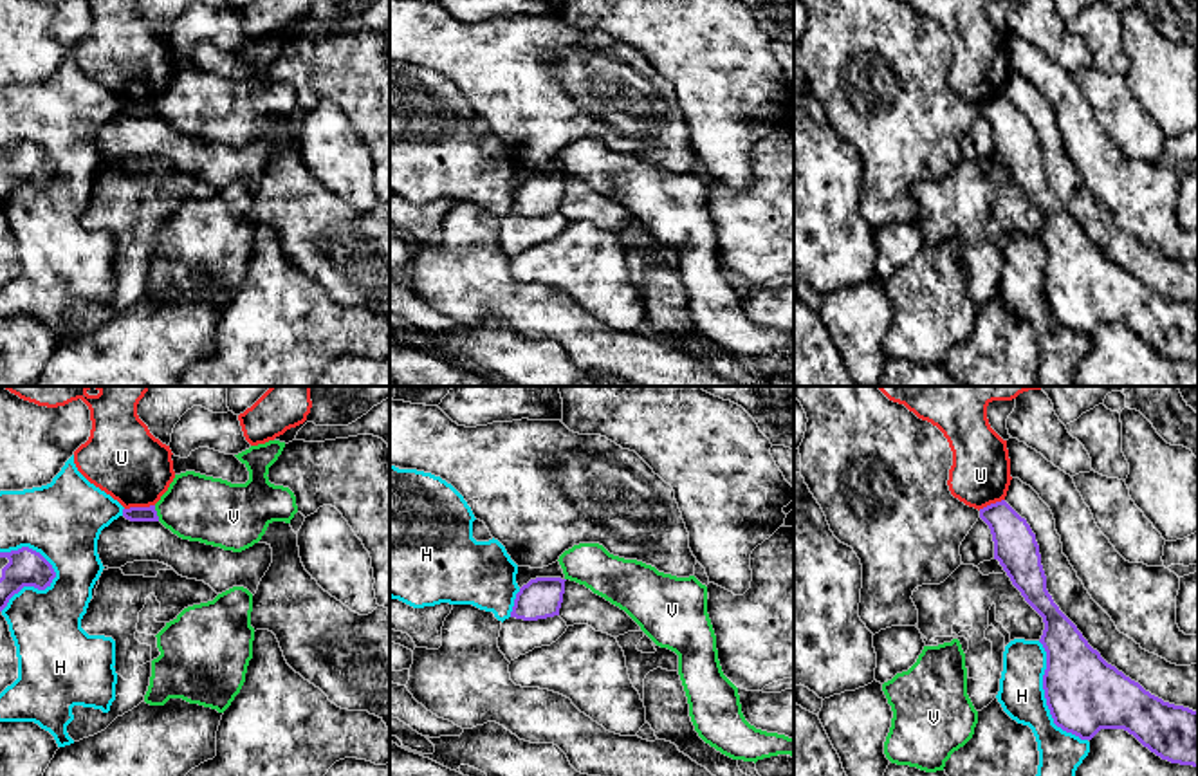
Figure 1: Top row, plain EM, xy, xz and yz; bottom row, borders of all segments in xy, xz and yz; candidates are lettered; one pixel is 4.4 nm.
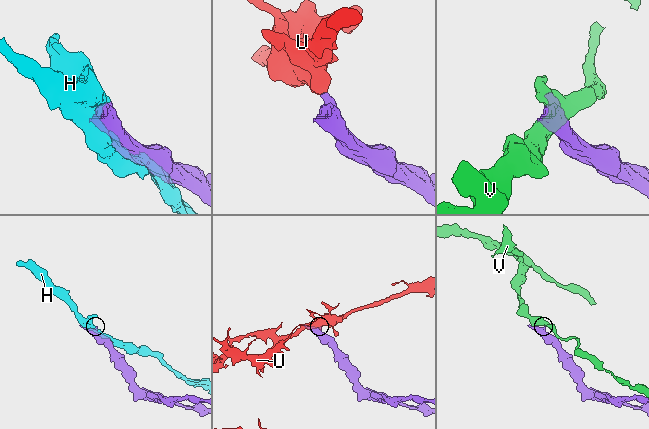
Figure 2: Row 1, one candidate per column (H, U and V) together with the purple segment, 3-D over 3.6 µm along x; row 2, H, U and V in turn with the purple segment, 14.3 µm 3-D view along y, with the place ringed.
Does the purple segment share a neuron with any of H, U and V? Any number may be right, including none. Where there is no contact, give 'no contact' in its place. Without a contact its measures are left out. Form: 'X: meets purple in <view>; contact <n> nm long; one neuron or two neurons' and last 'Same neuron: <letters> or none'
H: meets purple in xy; contact 320 nm long; two neurons
U: meets purple in xy; contact 140 nm long; two neurons
V: meets purple in xy; contact 80 nm long; two neurons
Same neuron: none

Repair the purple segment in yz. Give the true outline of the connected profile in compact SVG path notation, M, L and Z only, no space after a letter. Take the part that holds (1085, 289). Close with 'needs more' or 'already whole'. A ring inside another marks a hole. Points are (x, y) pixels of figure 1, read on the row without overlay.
M1005 96L980 105L994 137L994 155L1000 157L1012 180L1025 197L1043 213L1039 235L1046 247L1043 285L1054 319L1081 336L1092 336L1101 325L1124 325L1151 348L1171 359L1198 363L1198 307L1164 298L1138 278L1108 260L1093 245L1077 222L1059 206L1046 186L1036 130Z; already whole

